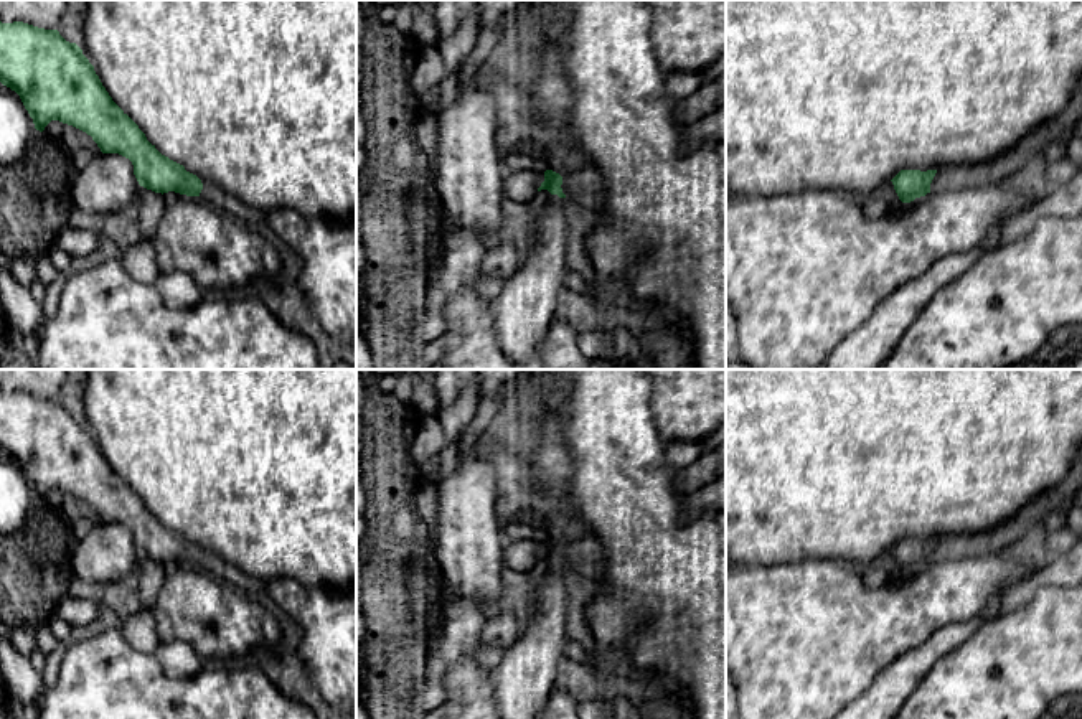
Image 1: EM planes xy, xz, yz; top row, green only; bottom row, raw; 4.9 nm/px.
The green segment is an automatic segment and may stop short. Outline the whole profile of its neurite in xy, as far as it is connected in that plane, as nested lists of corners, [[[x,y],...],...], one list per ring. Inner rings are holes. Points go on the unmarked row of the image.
[[[0,391],[0,452],[20,465],[36,500],[43,501],[51,490],[59,490],[86,501],[102,523],[129,528],[140,556],[162,564],[175,561],[206,571],[226,571],[223,564],[205,556],[196,544],[162,524],[147,510],[139,495],[112,470],[82,419],[66,411],[58,399],[23,391]]]

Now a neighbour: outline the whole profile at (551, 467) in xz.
[[[536,412],[533,422],[531,483],[538,493],[549,491],[557,498],[567,490],[574,475],[574,460],[566,445],[564,416],[557,412]]]

